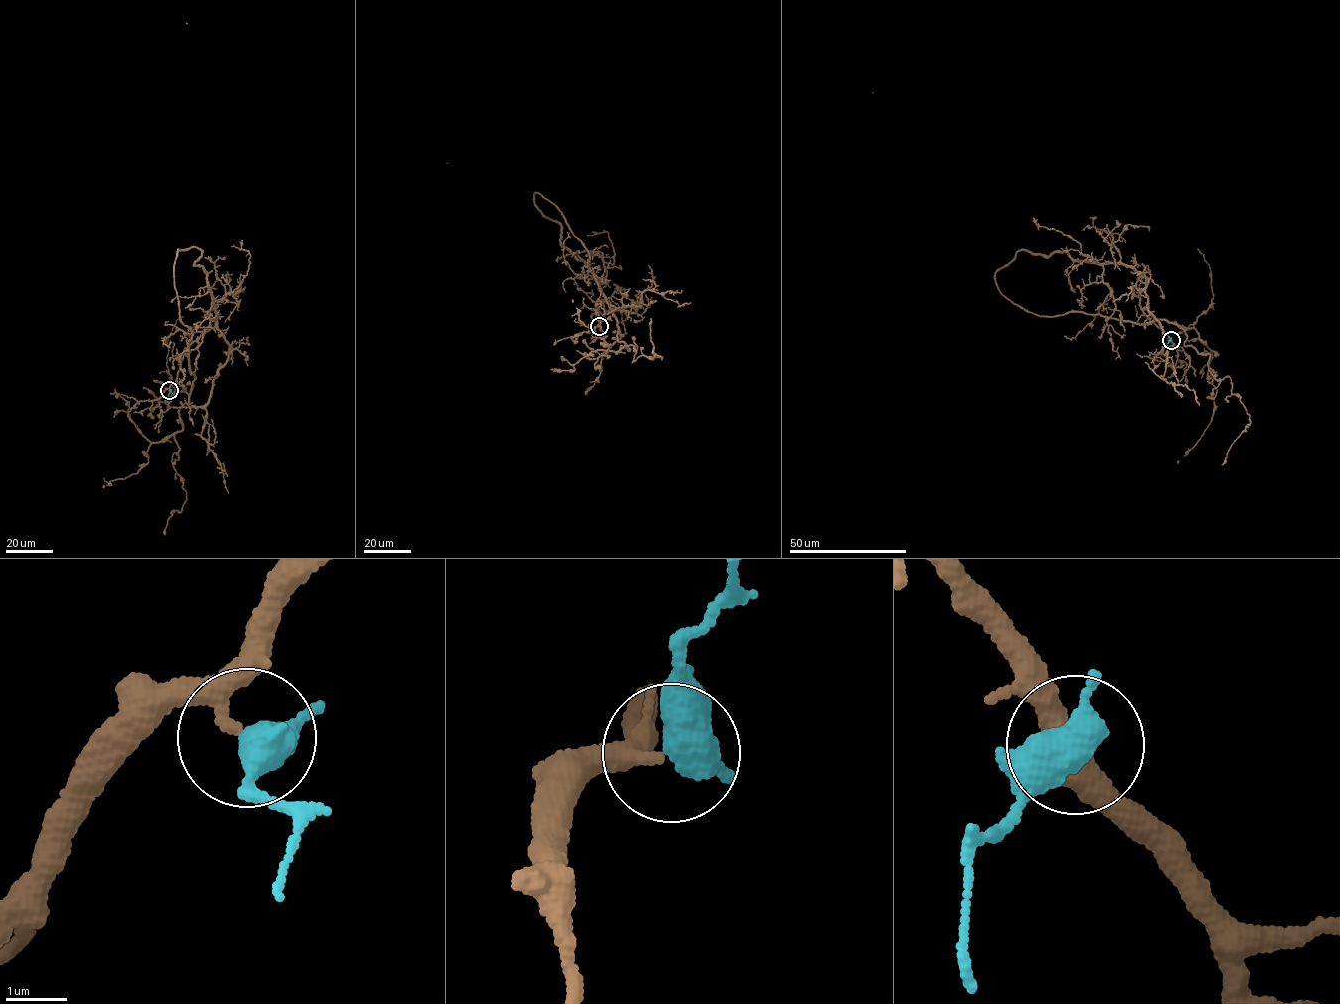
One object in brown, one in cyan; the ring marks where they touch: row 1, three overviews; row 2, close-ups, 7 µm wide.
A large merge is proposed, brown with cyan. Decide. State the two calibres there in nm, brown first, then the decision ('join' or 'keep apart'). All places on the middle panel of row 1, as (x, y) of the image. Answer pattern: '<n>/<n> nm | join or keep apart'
240/480 nm | join

